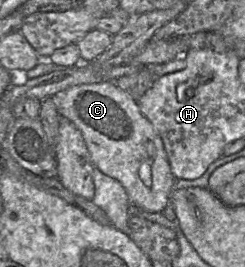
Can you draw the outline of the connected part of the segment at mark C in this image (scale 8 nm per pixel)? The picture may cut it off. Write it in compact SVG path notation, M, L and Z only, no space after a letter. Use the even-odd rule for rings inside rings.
M114 82L77 85L51 97L61 117L69 119L81 132L95 168L119 181L131 205L153 213L162 213L174 190L174 177L163 141L151 122L141 113L138 101L122 91Z

